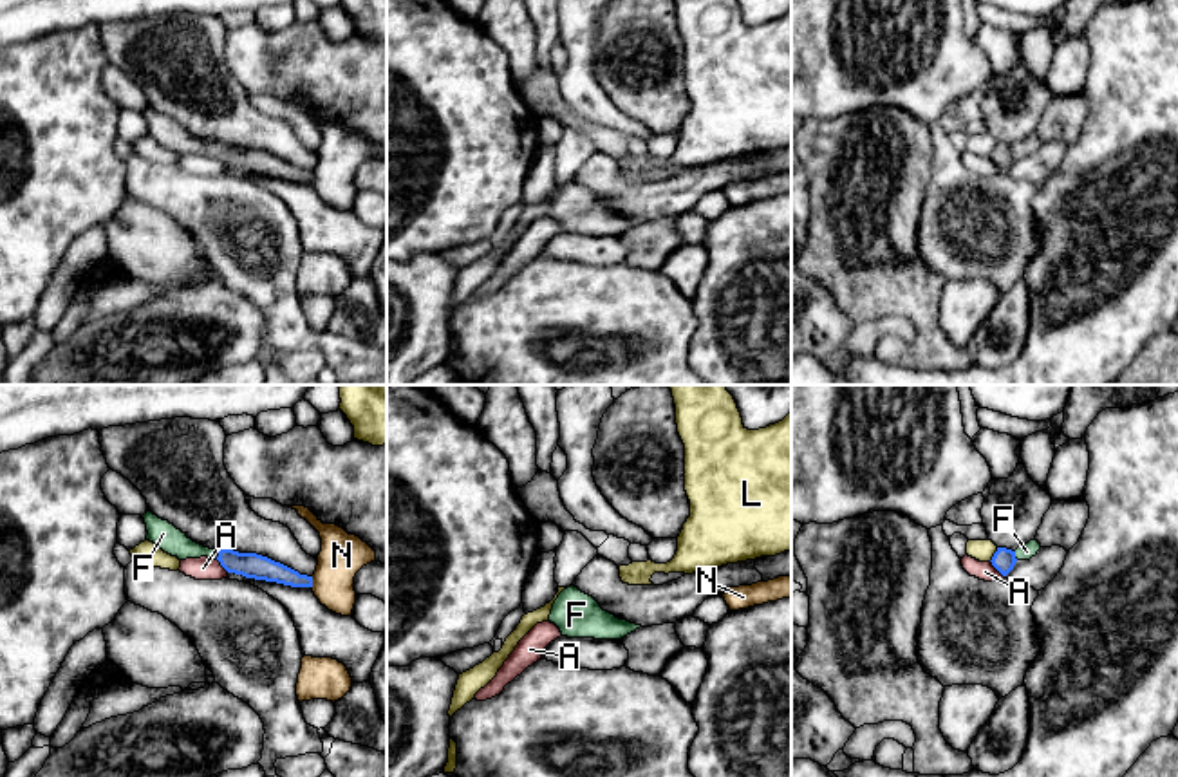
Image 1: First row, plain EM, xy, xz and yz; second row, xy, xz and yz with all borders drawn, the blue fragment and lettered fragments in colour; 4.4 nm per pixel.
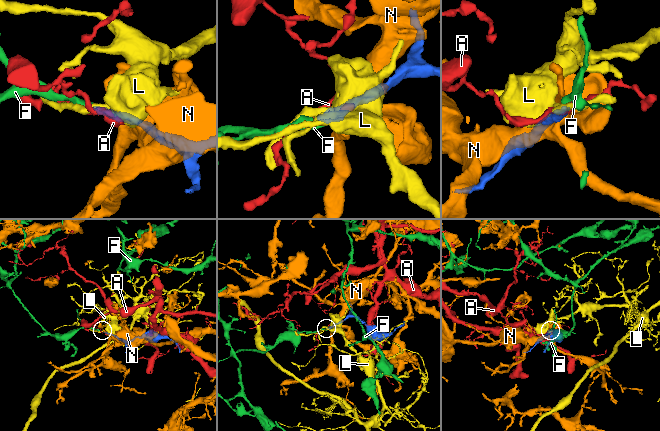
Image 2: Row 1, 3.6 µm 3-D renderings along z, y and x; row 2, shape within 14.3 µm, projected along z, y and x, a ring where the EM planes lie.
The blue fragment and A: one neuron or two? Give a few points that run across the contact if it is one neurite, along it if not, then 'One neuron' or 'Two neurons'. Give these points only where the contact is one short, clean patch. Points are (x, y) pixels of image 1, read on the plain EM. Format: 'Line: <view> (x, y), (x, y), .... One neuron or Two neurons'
Line: yz (991, 156), (1005, 172). Two neurons

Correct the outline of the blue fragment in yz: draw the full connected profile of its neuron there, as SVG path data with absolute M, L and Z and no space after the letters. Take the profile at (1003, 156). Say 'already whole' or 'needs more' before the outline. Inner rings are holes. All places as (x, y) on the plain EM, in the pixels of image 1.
needs more; M1035 134L1017 143L1015 146L997 143L990 157L1003 172L1006 172L1014 164L1017 155L1030 155L1032 152L1037 150L1039 145L1041 139Z

